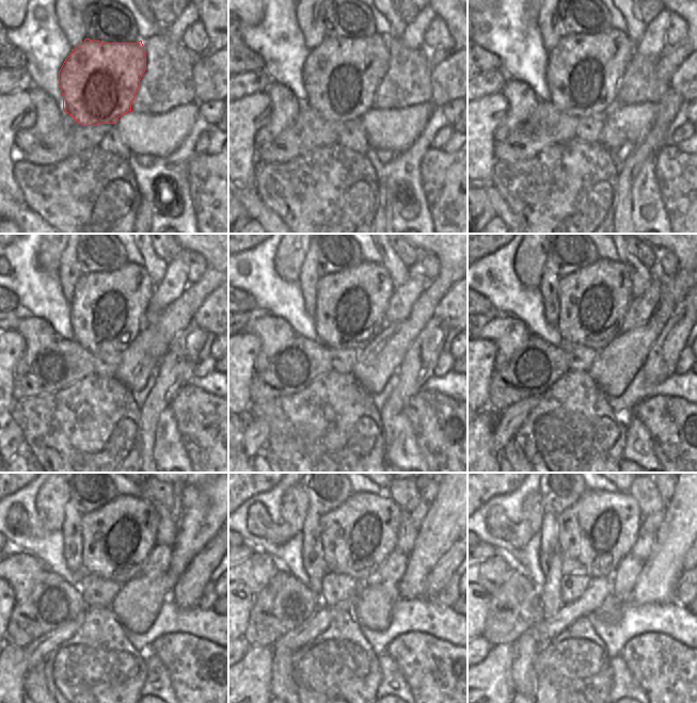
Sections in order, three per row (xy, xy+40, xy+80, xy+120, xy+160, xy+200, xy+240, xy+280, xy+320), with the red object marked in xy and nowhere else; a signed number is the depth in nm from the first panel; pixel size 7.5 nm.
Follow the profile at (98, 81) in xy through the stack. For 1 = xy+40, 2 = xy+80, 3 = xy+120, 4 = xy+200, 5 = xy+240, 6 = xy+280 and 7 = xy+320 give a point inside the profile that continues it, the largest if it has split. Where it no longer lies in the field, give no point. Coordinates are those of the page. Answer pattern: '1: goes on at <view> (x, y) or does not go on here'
1: goes on at xy+40 (341, 76)
2: goes on at xy+80 (583, 73)
3: goes on at xy+120 (108, 309)
4: goes on at xy+200 (593, 301)
5: goes on at xy+240 (116, 538)
6: goes on at xy+280 (357, 537)
7: goes on at xy+320 (599, 530)

